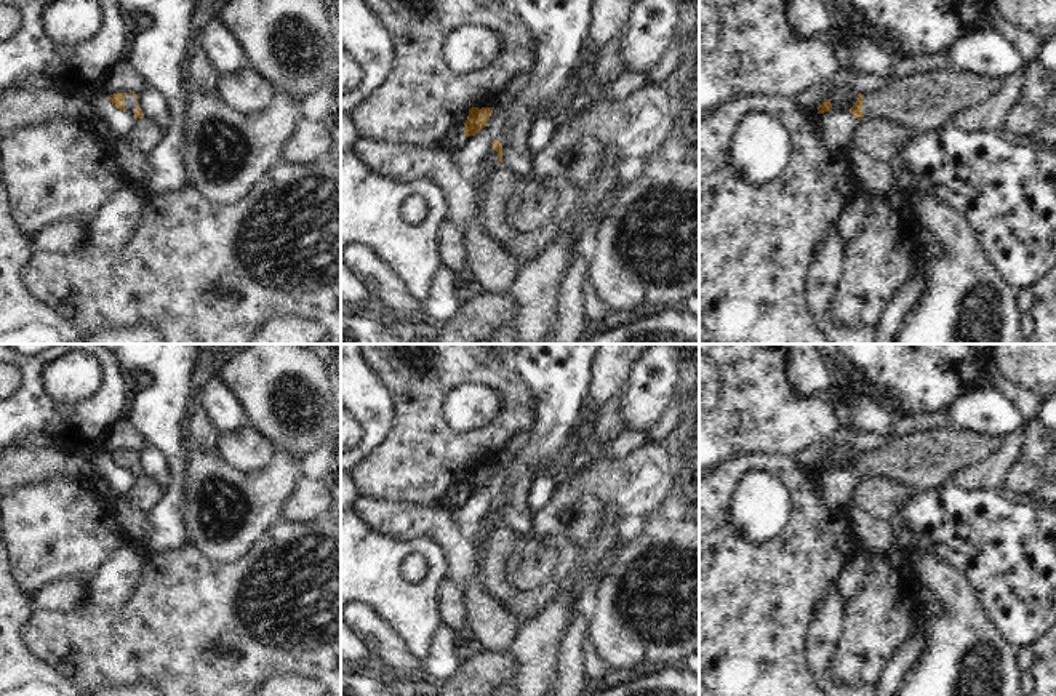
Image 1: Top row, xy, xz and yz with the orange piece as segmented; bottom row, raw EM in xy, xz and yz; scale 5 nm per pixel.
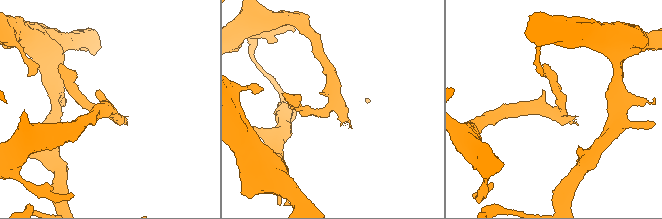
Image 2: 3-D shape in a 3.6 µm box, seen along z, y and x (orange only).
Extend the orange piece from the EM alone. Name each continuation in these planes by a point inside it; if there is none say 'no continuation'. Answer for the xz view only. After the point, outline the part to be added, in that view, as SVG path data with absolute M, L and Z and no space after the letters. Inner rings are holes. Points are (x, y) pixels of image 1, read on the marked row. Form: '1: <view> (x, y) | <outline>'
1: xz (522, 212) | M490 149L480 162L475 176L482 182L477 194L478 221L483 232L509 251L522 266L538 258L544 248L558 235L560 224L568 219L579 202L581 190L555 176L536 176L533 173L515 173L502 165L498 152Z

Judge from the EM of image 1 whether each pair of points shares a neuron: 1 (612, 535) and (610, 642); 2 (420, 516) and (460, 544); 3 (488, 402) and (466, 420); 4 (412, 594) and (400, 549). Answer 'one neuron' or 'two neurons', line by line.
1: two neurons
2: one neuron
3: one neuron
4: one neuron

